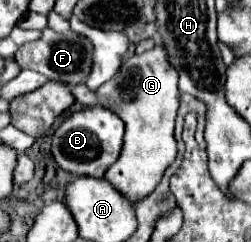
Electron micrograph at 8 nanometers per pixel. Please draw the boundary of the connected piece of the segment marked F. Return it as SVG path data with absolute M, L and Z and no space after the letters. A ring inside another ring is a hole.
M46 27L38 41L26 43L16 51L16 63L20 65L20 69L32 69L42 73L48 81L60 81L68 87L74 87L78 83L84 83L92 69L92 43L74 31L56 33Z

